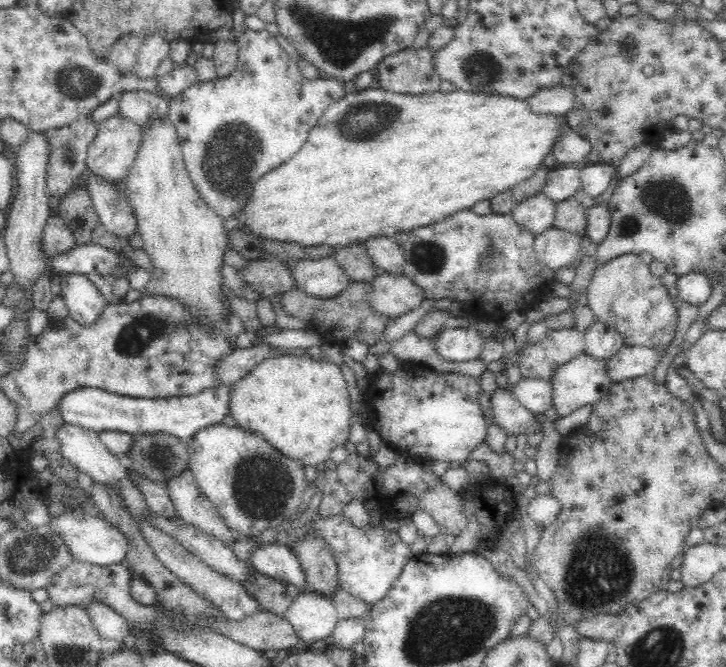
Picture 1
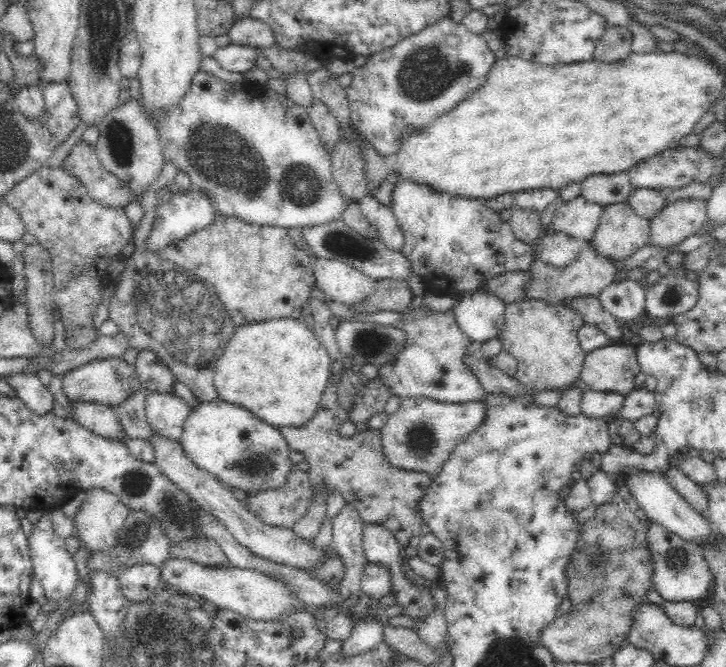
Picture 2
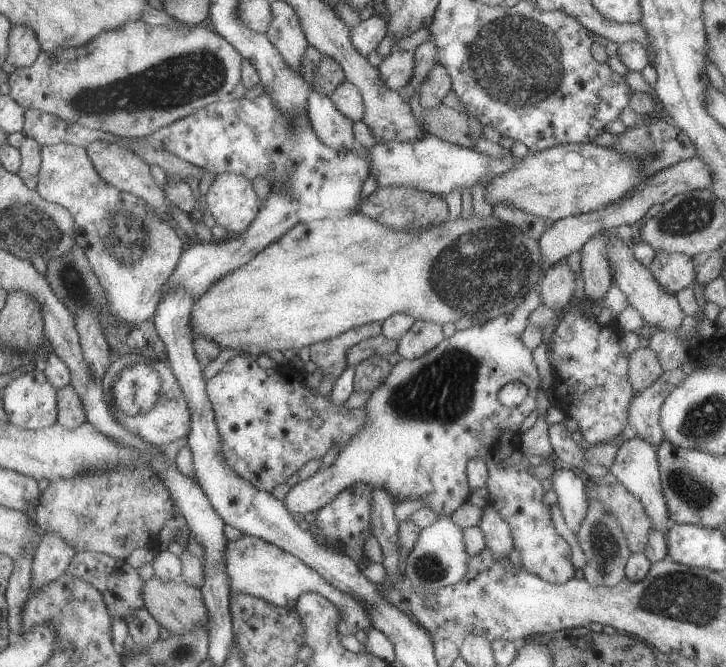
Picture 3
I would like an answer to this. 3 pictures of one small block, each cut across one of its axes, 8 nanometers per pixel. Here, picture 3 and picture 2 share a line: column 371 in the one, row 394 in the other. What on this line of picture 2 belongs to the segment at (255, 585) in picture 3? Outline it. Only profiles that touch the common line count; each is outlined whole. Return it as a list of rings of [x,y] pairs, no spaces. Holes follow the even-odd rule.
[[[613,342],[585,353],[579,384],[602,392],[626,396],[641,372],[635,342]]]

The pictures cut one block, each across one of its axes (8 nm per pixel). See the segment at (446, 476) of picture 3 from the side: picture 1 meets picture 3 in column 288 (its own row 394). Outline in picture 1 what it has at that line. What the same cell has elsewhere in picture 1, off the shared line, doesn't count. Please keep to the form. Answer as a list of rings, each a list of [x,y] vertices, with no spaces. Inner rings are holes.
[[[500,383],[499,387],[490,397],[492,404],[493,418],[495,423],[504,431],[507,436],[517,436],[523,432],[542,433],[539,422],[533,412],[512,398],[510,391],[505,390],[505,385]]]

